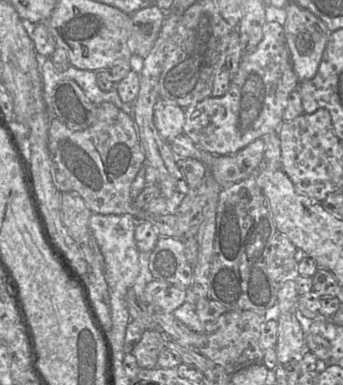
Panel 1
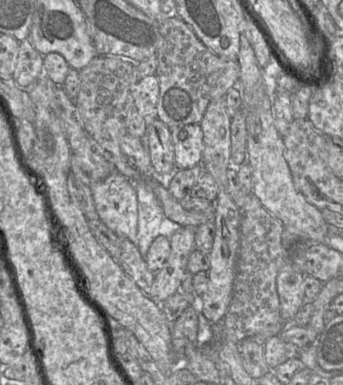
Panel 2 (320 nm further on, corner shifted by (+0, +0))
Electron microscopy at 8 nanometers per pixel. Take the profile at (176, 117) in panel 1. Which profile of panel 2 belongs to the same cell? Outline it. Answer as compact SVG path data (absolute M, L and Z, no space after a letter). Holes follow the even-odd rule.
M199 124L169 128L177 169L187 169L202 164L203 133Z

